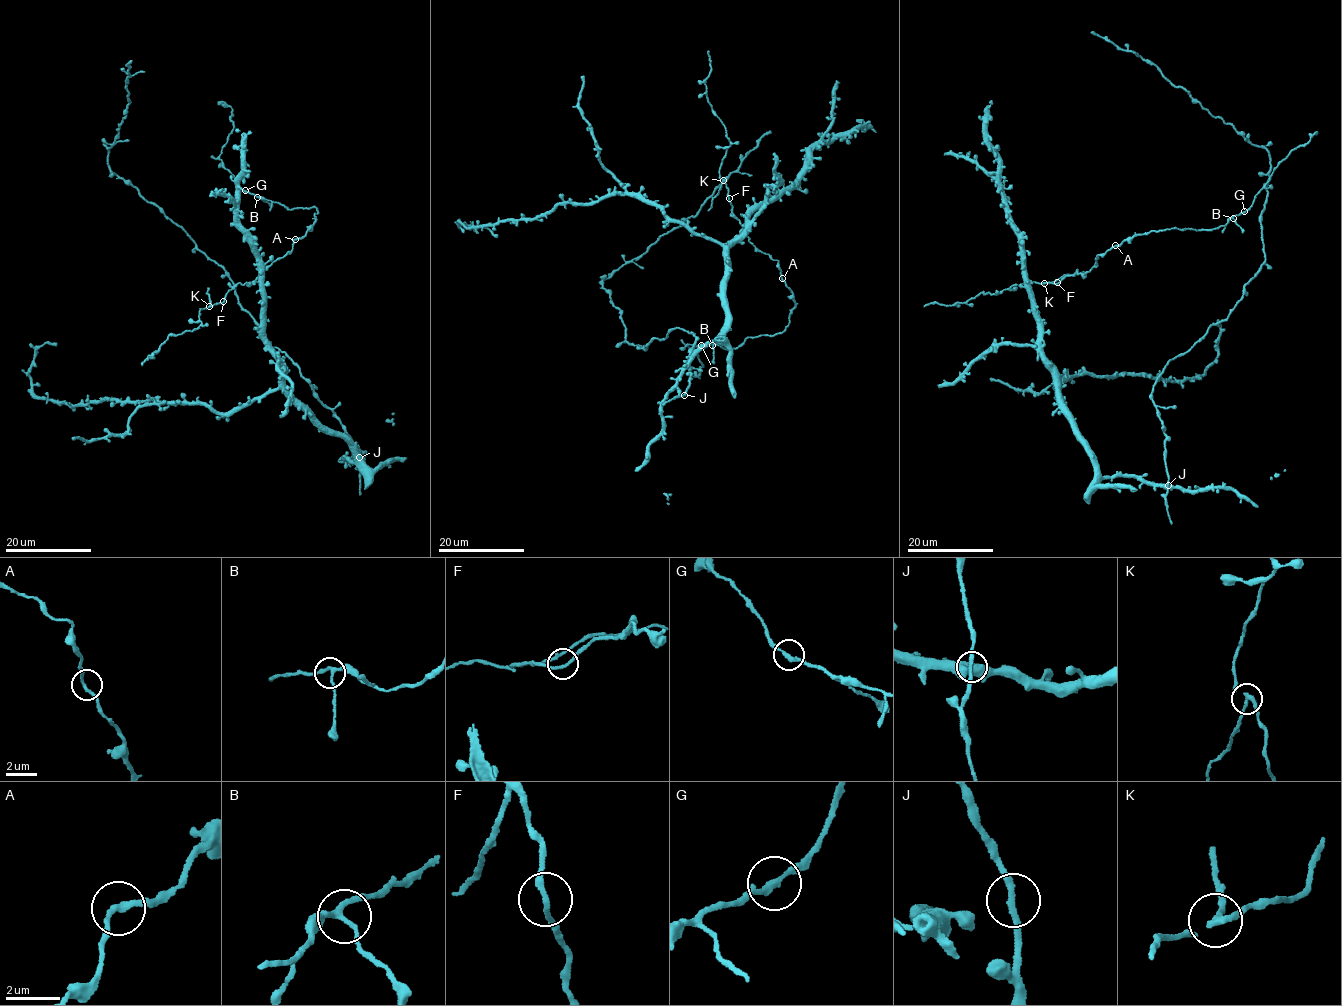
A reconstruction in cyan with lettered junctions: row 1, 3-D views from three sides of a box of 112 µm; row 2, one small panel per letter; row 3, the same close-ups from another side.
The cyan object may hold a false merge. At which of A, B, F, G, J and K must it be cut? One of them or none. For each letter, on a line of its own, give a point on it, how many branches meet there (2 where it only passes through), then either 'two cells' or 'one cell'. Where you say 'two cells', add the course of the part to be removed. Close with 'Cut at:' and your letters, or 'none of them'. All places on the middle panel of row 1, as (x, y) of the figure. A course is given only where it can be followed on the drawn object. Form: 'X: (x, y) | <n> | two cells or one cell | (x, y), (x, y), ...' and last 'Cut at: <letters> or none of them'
A: (782, 278) | 2 | one cell
B: (712, 345) | 3 | one cell
F: (729, 198) | 2 | one cell
G: (701, 345) | 2 | one cell
J: (684, 395) | 3 | one cell
K: (723, 180) | 3 | two cells | (722, 180), (707, 211)
Cut at: K

